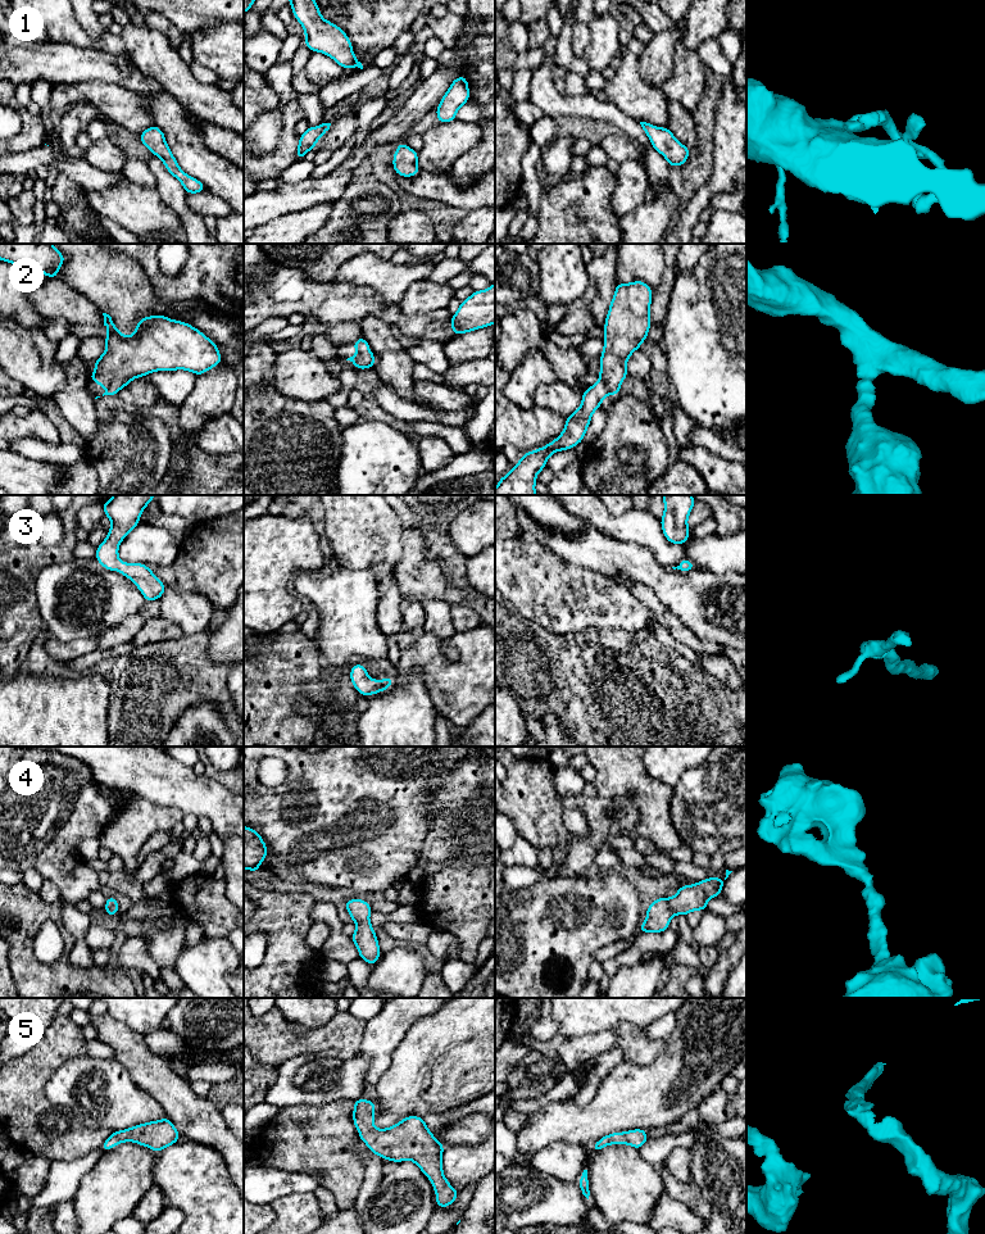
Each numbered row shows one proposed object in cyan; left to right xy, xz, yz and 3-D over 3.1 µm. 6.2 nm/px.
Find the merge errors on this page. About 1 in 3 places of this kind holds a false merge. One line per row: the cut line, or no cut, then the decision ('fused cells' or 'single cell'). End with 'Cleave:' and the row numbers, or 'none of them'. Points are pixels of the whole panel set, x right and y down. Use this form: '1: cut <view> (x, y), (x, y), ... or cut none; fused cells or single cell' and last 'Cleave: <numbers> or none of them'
1: cut none; single cell
2: cut none; single cell
3: cut none; single cell
4: cut none; single cell
5: cut none; single cell
Cleave: none of them

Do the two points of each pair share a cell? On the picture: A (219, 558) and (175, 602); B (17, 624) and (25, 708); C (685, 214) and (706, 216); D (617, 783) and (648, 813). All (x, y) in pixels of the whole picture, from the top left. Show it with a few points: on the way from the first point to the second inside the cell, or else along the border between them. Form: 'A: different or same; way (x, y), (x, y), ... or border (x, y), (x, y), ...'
A: different; border (167, 586), (175, 590), (199, 591), (212, 606)
B: different; border (22, 668), (13, 676)
C: different; border (718, 193), (702, 212), (699, 219)
D: same; way (629, 783), (632, 783), (648, 798), (648, 802)

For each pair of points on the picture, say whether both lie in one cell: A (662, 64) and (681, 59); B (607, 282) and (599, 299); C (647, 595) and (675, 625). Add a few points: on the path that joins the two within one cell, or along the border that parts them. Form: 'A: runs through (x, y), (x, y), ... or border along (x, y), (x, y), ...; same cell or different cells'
A: border along (681, 40), (675, 44), (673, 71), (659, 87); different cells
B: runs through (604, 286), (603, 295); same cell
C: runs through (652, 603), (667, 618); same cell

